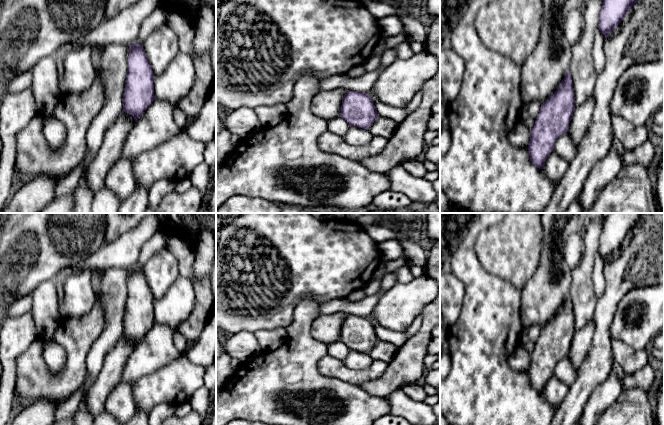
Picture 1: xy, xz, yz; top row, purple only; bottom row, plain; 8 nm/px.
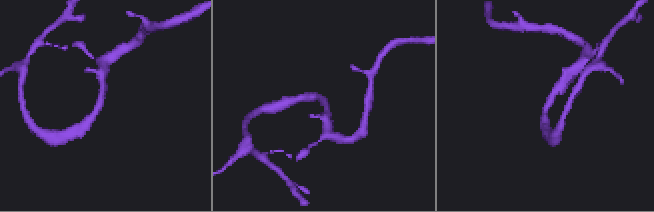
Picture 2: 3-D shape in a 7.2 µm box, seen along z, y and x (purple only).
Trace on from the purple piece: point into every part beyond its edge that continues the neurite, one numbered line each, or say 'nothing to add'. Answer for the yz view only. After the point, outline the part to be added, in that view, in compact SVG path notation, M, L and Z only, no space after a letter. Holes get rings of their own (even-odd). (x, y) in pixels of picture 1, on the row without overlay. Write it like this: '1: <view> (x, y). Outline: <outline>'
1: yz (582, 339). Outline: M589 321L580 331L573 336L573 343L569 347L569 359L573 367L578 372L586 353L590 348L590 344L594 335L593 321Z

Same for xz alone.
1: xz (357, 360). Outline: M350 350L349 354L342 362L352 369L362 370L368 368L373 360L368 356L368 354L364 354L357 350Z

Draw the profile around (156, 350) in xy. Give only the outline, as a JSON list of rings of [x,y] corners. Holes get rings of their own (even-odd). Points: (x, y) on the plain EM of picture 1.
[[[216,303],[213,305],[207,319],[204,330],[199,339],[190,344],[185,352],[180,352],[174,345],[172,331],[169,326],[155,323],[152,328],[144,335],[143,339],[134,348],[126,361],[122,371],[121,381],[135,383],[140,378],[155,373],[157,370],[172,363],[180,356],[186,356],[194,364],[207,367],[214,364],[216,360]]]

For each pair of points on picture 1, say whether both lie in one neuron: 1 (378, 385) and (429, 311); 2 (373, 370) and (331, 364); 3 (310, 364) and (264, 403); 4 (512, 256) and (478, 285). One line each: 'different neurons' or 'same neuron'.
1: same neuron
2: same neuron
3: same neuron
4: different neurons

